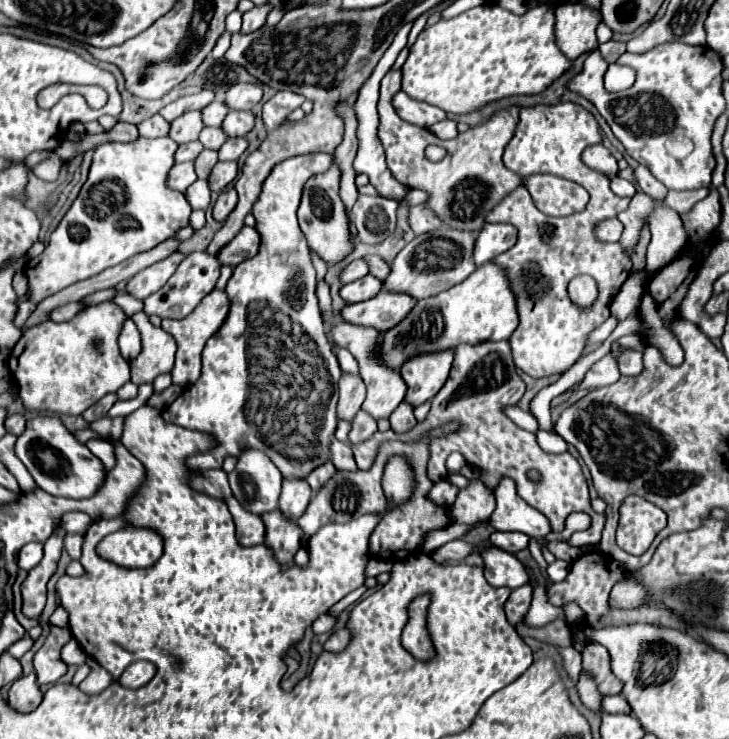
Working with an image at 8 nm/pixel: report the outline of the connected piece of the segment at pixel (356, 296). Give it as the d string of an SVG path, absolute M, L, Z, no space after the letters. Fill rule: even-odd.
M366 275L366 277L358 279L358 281L352 281L352 283L342 285L340 297L342 297L346 303L358 303L358 301L370 299L370 297L376 295L380 289L382 289L382 281L376 279L376 277L372 277L372 275Z

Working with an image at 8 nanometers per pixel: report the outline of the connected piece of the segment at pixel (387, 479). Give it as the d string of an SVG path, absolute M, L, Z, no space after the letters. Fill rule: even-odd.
M392 457L386 465L382 483L384 483L384 493L392 501L396 501L396 503L406 501L412 493L412 473L410 473L410 467L406 465L406 461L400 457Z

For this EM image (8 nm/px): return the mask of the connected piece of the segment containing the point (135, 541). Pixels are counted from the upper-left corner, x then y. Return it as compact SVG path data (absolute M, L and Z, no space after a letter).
M126 523L113 538L104 538L96 548L103 558L124 567L150 567L164 551L164 537L150 527Z

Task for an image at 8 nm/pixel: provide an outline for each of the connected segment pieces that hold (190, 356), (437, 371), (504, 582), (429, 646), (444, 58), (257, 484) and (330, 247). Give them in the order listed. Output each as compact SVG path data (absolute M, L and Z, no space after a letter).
M212 291L202 299L202 303L188 317L184 317L184 319L162 319L162 329L166 333L170 333L178 345L176 363L174 363L174 369L170 371L172 385L188 387L200 377L200 353L204 349L204 343L210 339L210 335L214 335L214 331L218 331L218 327L222 325L222 319L226 319L228 307L230 307L230 303L226 299L226 293L224 291Z
M442 351L442 355L418 355L418 359L404 363L400 371L408 387L404 401L412 407L418 407L432 399L446 381L450 367L452 351Z
M486 547L482 551L484 577L492 587L516 589L528 583L526 567L512 555L498 547Z
M418 595L408 605L408 623L402 631L402 647L418 661L430 661L434 657L434 643L426 627L428 605L432 603L430 595Z
M482 5L462 15L438 21L432 27L426 27L416 43L410 47L410 55L402 65L402 91L418 101L426 101L434 107L440 107L448 113L468 113L494 99L510 95L534 95L544 91L554 79L558 79L570 61L558 49L554 37L554 9L552 7L534 7L526 15L518 17L500 5Z
M244 451L228 481L232 495L246 511L264 515L278 507L282 475L262 451Z
M312 175L304 183L302 201L298 207L298 221L310 249L318 253L326 263L338 263L352 251L354 243L348 235L346 211L338 199L338 175Z

